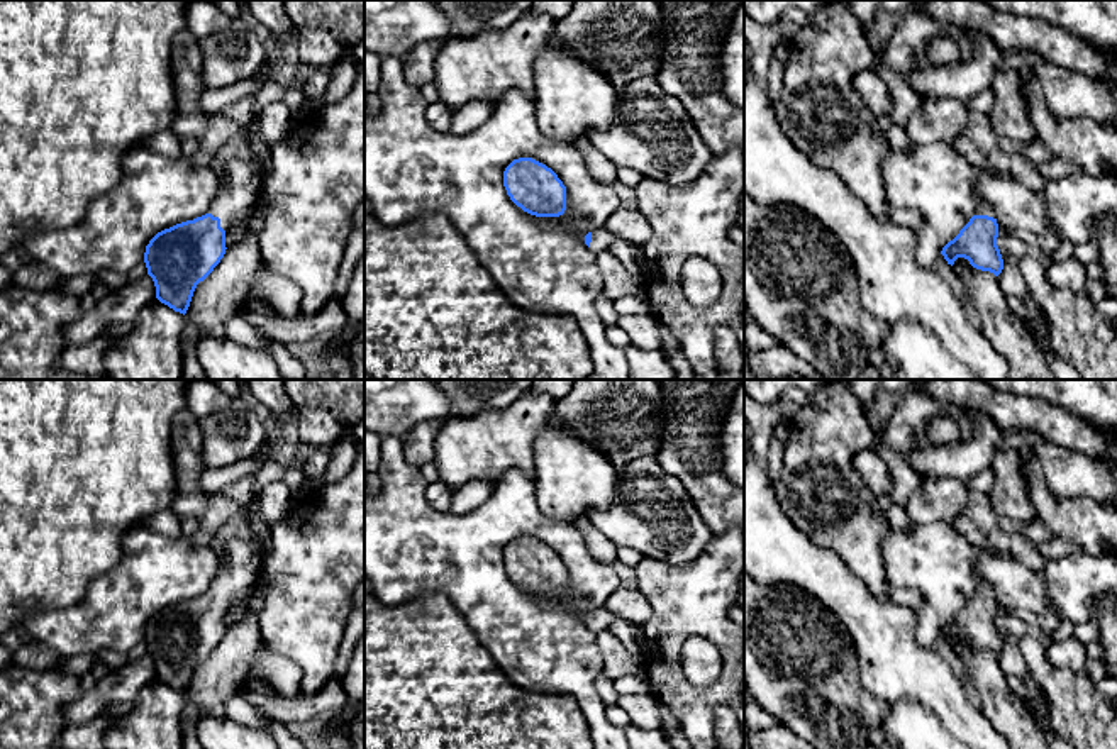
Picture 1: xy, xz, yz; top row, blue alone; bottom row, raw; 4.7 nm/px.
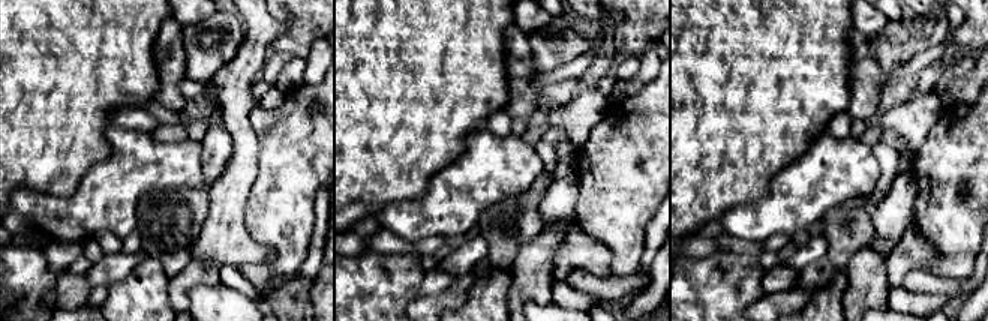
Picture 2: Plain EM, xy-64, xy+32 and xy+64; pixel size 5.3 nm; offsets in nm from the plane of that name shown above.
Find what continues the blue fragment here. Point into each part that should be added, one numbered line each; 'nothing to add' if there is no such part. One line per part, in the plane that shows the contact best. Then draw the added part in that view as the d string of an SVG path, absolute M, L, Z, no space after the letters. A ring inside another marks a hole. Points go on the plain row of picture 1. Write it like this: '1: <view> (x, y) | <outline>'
1: xy (239, 568) | M234 537L222 546L227 554L217 559L219 571L208 593L219 596L225 610L239 591L256 583L263 559L249 537Z

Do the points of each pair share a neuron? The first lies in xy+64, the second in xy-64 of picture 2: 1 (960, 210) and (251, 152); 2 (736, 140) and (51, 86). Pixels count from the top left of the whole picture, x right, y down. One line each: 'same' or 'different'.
1: different
2: same

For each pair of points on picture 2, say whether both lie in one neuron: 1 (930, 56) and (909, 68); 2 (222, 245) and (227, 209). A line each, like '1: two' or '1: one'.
1: one
2: one

